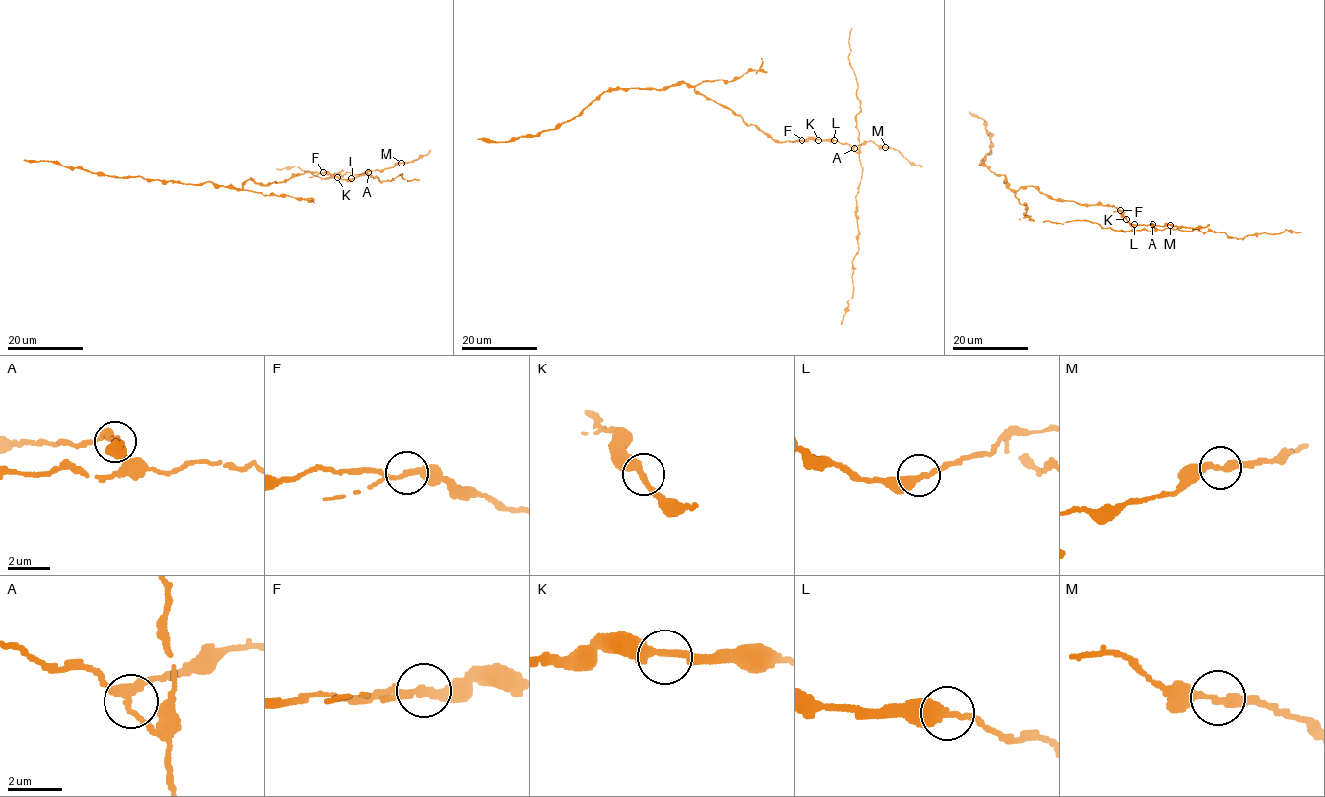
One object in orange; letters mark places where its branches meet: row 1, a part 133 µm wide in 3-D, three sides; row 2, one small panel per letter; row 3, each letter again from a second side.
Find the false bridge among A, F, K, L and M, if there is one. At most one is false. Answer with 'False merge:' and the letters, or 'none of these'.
False merge: A

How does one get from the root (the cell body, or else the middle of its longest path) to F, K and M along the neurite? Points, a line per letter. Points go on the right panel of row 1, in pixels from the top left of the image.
F: (1079, 204), (1113, 205), (1120, 210)
K: (1079, 204), (1113, 205), (1123, 212), (1126, 219)
M: (1079, 204), (1113, 205), (1134, 225), (1170, 225)

